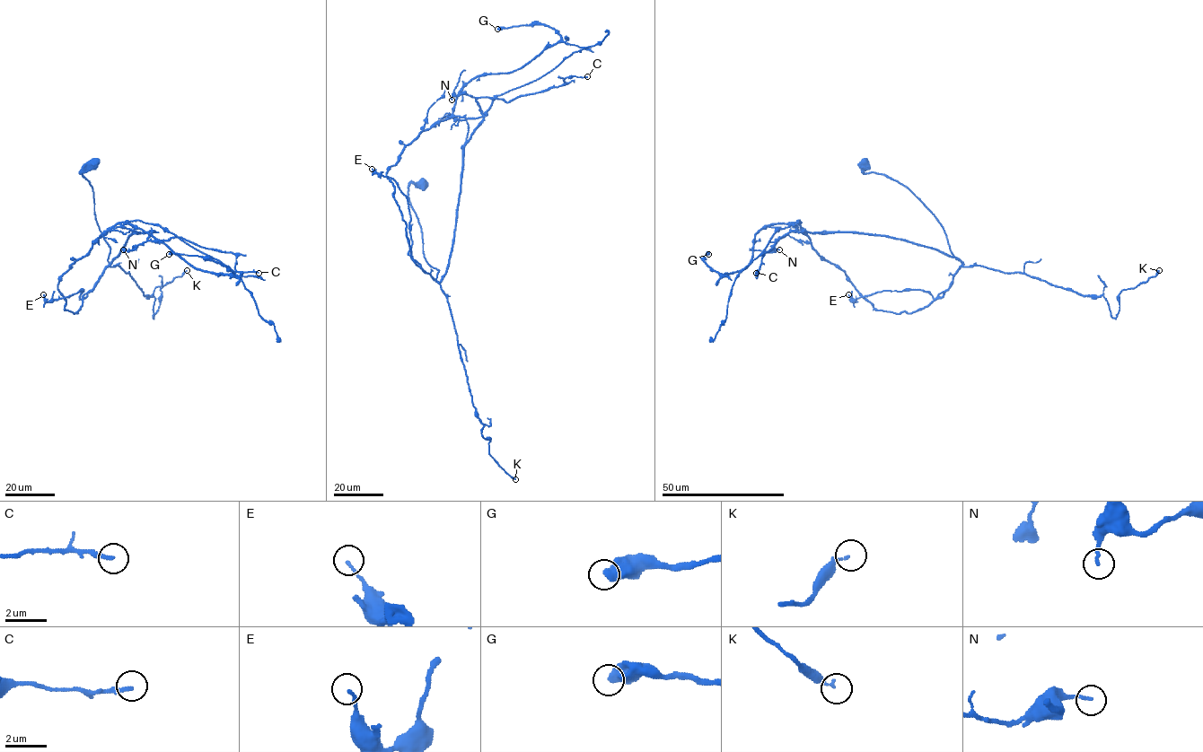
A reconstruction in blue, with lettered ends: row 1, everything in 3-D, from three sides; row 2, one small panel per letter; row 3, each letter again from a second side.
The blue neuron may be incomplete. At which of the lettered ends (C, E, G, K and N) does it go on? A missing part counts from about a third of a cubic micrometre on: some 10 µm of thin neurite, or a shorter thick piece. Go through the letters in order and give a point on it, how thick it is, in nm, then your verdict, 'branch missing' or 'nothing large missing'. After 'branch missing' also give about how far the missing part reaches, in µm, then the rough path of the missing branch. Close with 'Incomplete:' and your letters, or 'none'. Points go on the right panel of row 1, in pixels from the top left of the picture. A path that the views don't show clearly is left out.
C: (756, 273) | 220 nm | branch missing | 25 µm
E: (848, 294) | 150 nm | nothing large missing
G: (708, 254) | 600 nm | nothing large missing
K: (1159, 270) | 120 nm | nothing large missing
N: (779, 249) | 130 nm | nothing large missing
Incomplete: C

